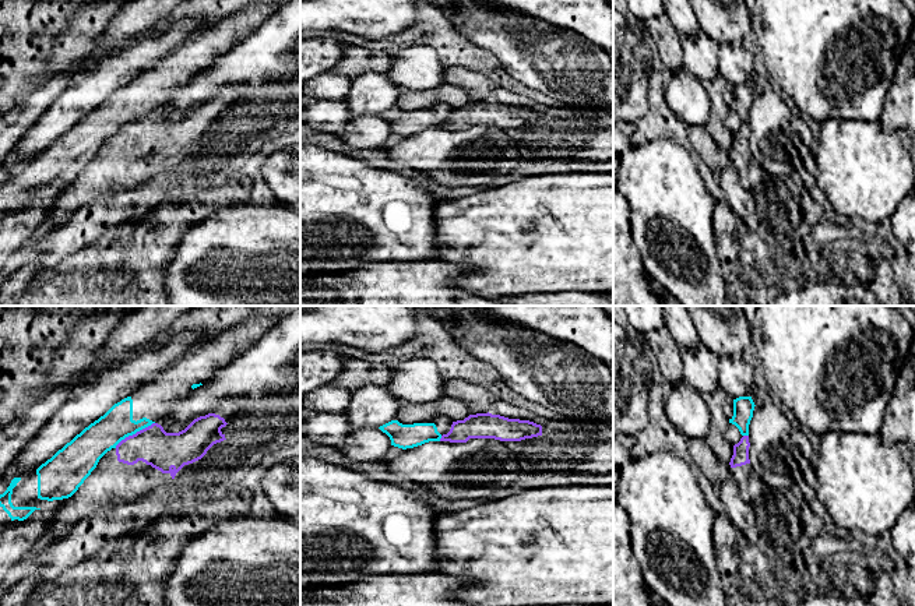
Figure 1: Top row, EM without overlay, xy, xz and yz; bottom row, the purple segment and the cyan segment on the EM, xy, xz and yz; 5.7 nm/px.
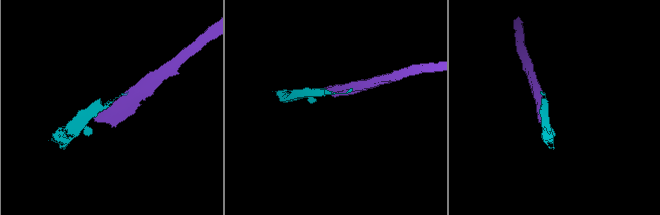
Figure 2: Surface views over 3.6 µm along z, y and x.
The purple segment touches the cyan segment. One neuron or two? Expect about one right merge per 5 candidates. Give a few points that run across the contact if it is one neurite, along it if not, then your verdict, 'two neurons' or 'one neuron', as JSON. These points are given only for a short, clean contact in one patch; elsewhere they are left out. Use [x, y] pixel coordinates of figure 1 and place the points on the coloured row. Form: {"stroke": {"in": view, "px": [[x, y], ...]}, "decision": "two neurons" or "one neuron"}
{"decision": "two neurons"}

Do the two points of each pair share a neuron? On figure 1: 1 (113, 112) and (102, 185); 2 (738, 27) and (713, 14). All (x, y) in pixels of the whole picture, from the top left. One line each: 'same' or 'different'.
1: different
2: same

